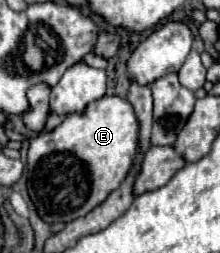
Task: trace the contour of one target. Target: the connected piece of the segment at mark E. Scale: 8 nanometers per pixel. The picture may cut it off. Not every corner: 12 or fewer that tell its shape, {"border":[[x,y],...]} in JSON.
{"border":[[102,96],[30,140],[40,218],[86,216],[128,176],[138,118]]}

